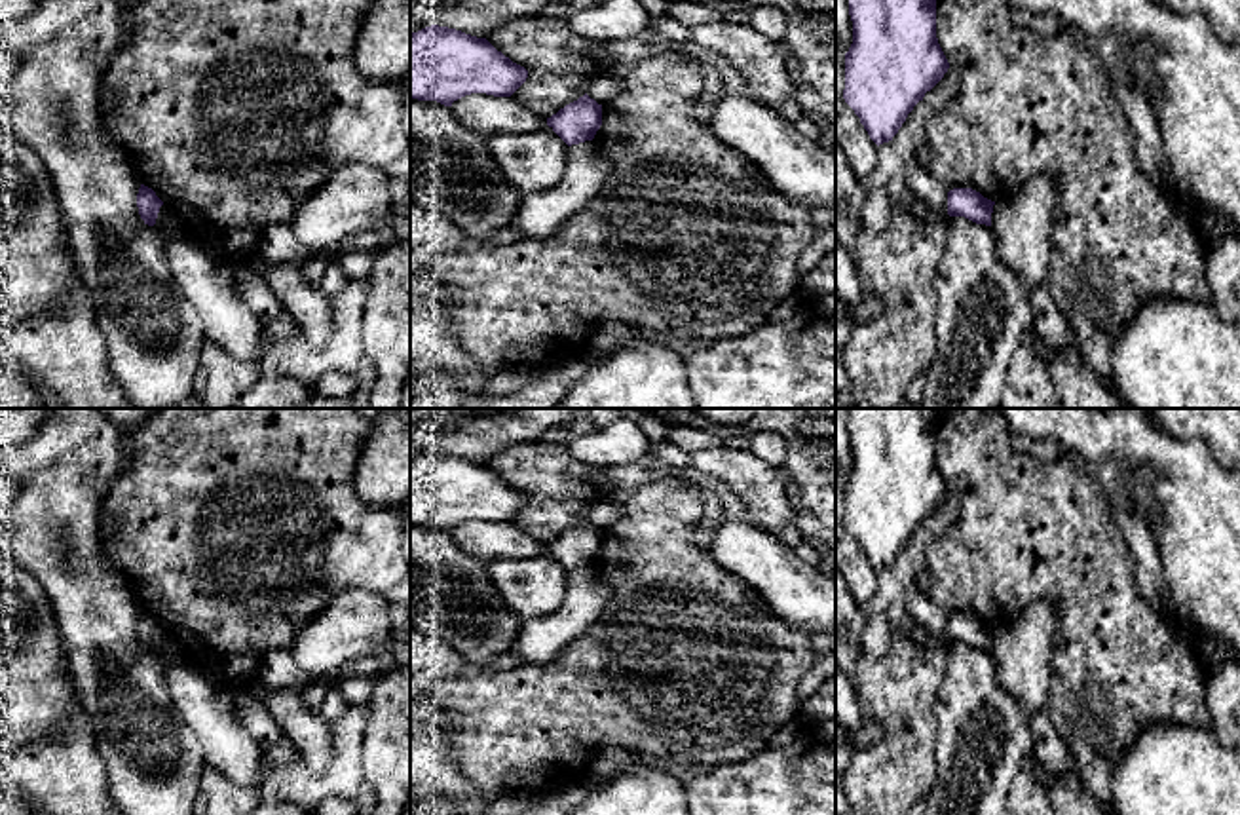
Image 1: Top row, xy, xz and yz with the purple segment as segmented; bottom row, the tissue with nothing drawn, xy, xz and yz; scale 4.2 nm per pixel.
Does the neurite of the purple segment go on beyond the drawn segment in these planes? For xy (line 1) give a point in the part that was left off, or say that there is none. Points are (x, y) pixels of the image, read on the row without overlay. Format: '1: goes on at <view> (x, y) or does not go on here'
1: does not go on here

